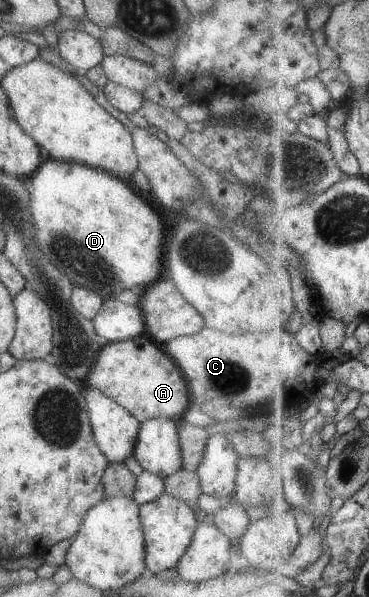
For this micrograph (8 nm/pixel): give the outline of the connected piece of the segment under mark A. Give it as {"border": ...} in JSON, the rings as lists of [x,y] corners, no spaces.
{"border":[[[145,332],[139,336],[120,340],[119,342],[108,342],[102,346],[95,357],[95,362],[88,372],[84,384],[86,387],[97,389],[120,407],[126,409],[139,423],[152,418],[180,417],[190,407],[189,389],[177,365],[171,357],[162,350],[162,346],[154,342]]]}

